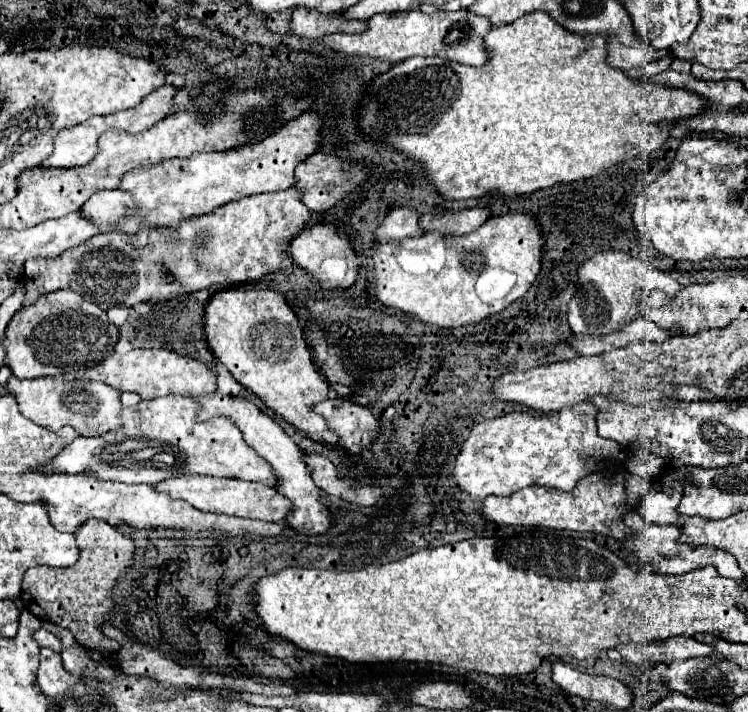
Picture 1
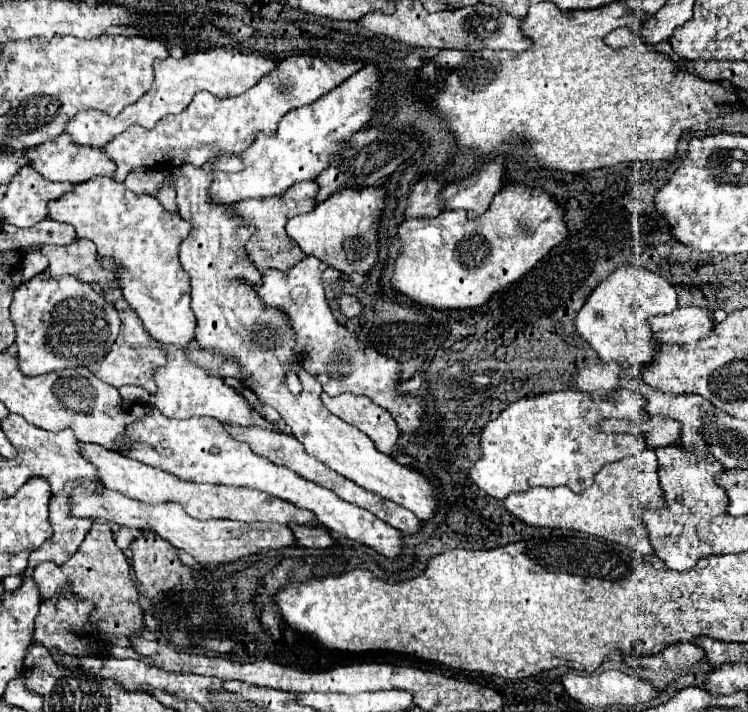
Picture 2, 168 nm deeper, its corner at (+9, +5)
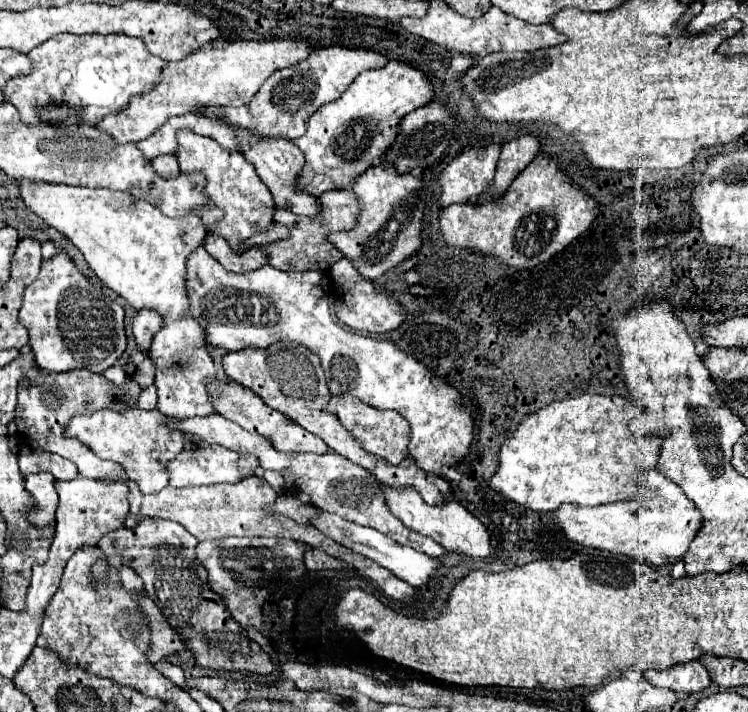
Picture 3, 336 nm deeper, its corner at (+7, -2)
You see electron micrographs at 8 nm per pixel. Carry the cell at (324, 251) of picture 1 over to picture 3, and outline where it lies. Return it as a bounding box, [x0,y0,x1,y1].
[326,166,424,280]

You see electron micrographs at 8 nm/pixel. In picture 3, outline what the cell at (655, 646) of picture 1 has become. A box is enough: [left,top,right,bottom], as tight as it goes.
[644,660,710,692]

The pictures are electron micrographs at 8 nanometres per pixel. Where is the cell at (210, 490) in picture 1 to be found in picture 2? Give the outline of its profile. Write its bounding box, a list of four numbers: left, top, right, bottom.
[78,443,318,525]

